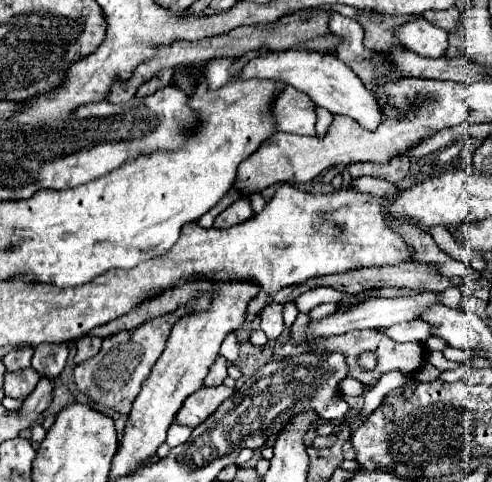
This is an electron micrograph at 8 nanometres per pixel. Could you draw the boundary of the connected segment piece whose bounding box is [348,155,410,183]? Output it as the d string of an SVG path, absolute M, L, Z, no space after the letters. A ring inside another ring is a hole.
M398 157L394 161L388 161L384 165L378 163L354 163L348 167L348 173L352 179L362 177L362 175L370 175L376 179L388 179L390 183L398 183L408 175L410 169L410 158Z

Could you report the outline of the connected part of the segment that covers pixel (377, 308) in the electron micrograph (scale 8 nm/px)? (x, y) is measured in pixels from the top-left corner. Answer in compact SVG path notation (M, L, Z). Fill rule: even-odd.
M414 293L414 295L408 295L408 297L398 297L398 299L382 299L382 297L376 297L376 299L370 299L366 303L360 303L358 307L354 309L348 309L344 313L332 313L330 317L326 319L320 319L320 321L310 321L308 329L306 329L306 339L312 339L312 337L328 337L328 335L342 335L346 331L352 331L352 329L368 329L368 327L390 327L390 325L398 325L398 323L404 323L404 321L414 321L414 319L420 319L420 311L424 307L432 307L432 303L438 303L440 299L440 293Z

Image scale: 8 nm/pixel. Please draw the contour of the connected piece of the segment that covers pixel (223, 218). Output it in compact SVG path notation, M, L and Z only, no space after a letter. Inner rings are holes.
M242 197L242 199L238 199L236 203L232 203L226 211L222 211L216 217L214 227L230 227L230 225L236 225L236 223L242 223L242 221L250 219L252 215L254 215L254 211L252 211L250 199Z

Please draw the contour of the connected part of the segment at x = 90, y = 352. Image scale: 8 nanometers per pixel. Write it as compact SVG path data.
M82 337L78 341L78 353L74 357L74 363L80 363L80 361L86 361L88 357L94 357L102 347L102 339L98 337Z

